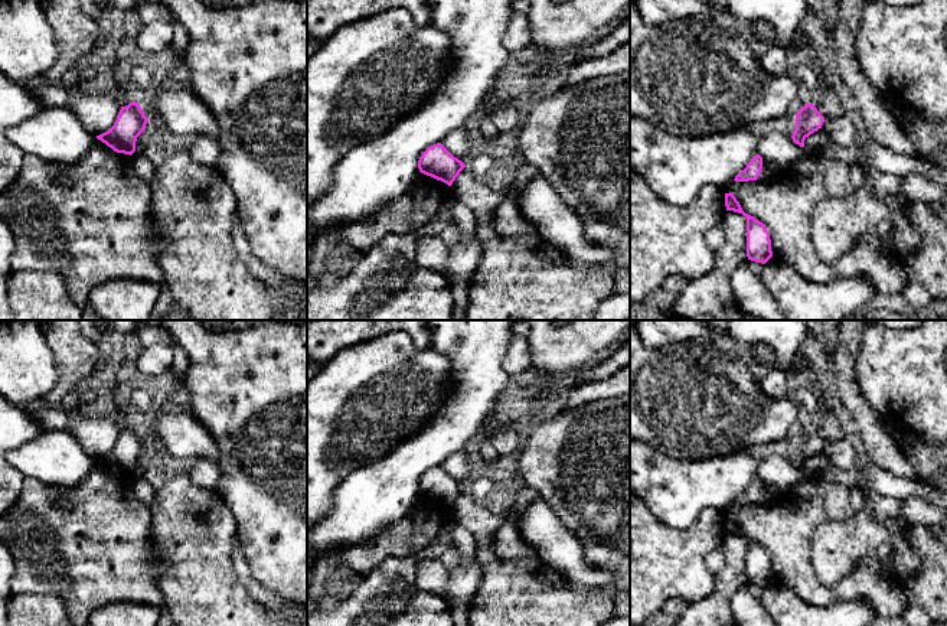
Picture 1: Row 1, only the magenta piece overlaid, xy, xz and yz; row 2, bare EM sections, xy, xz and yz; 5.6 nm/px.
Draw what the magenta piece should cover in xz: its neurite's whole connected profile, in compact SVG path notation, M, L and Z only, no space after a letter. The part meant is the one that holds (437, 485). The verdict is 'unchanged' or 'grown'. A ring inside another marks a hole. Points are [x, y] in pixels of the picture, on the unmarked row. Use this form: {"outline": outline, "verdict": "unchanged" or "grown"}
{"outline": "M441 466L428 470L418 483L421 496L453 508L466 488L454 480Z", "verdict": "unchanged"}

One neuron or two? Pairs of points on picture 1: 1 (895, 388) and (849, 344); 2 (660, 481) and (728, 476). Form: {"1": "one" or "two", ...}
{"1": "two", "2": "one"}

